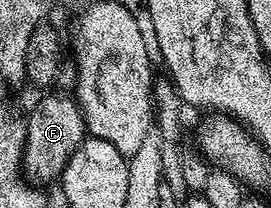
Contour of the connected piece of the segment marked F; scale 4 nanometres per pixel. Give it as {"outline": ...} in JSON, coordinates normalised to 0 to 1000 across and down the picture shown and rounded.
{"outline":[[[255,457],[166,466],[122,529],[92,587],[92,716],[77,736],[77,803],[96,870],[170,899],[221,856],[225,827],[247,803],[262,745],[314,678],[321,625],[314,577],[280,481]]]}

